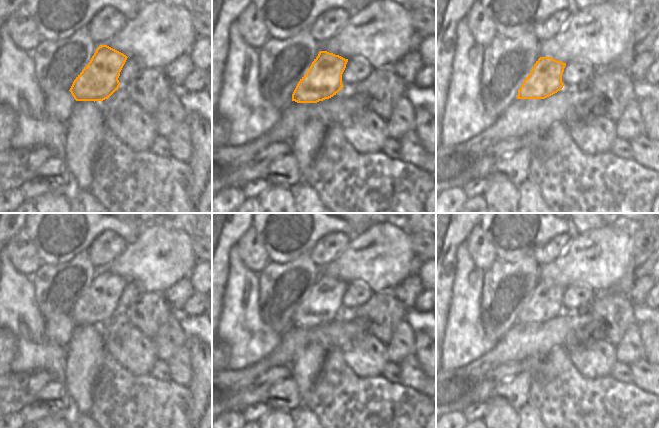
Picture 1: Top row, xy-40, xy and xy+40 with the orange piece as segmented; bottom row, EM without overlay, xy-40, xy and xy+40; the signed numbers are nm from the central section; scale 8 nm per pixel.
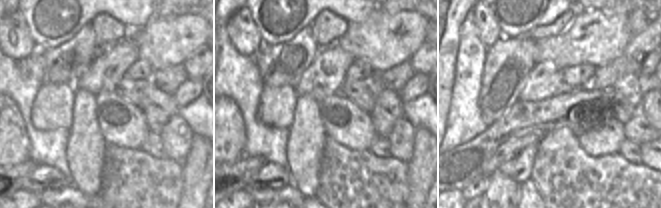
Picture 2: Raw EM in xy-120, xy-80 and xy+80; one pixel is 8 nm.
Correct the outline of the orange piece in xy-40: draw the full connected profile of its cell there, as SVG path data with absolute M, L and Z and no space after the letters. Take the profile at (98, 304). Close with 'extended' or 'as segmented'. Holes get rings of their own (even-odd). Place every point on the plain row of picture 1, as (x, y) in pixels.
M101 269L74 304L70 316L76 325L103 325L120 310L120 296L127 284L123 277Z; as segmented

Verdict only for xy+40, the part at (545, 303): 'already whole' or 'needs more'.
already whole

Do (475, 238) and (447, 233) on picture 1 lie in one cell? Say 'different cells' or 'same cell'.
different cells

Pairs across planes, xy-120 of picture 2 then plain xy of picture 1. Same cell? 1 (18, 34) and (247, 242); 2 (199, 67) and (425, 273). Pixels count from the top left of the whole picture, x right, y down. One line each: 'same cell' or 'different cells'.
1: same cell
2: same cell

